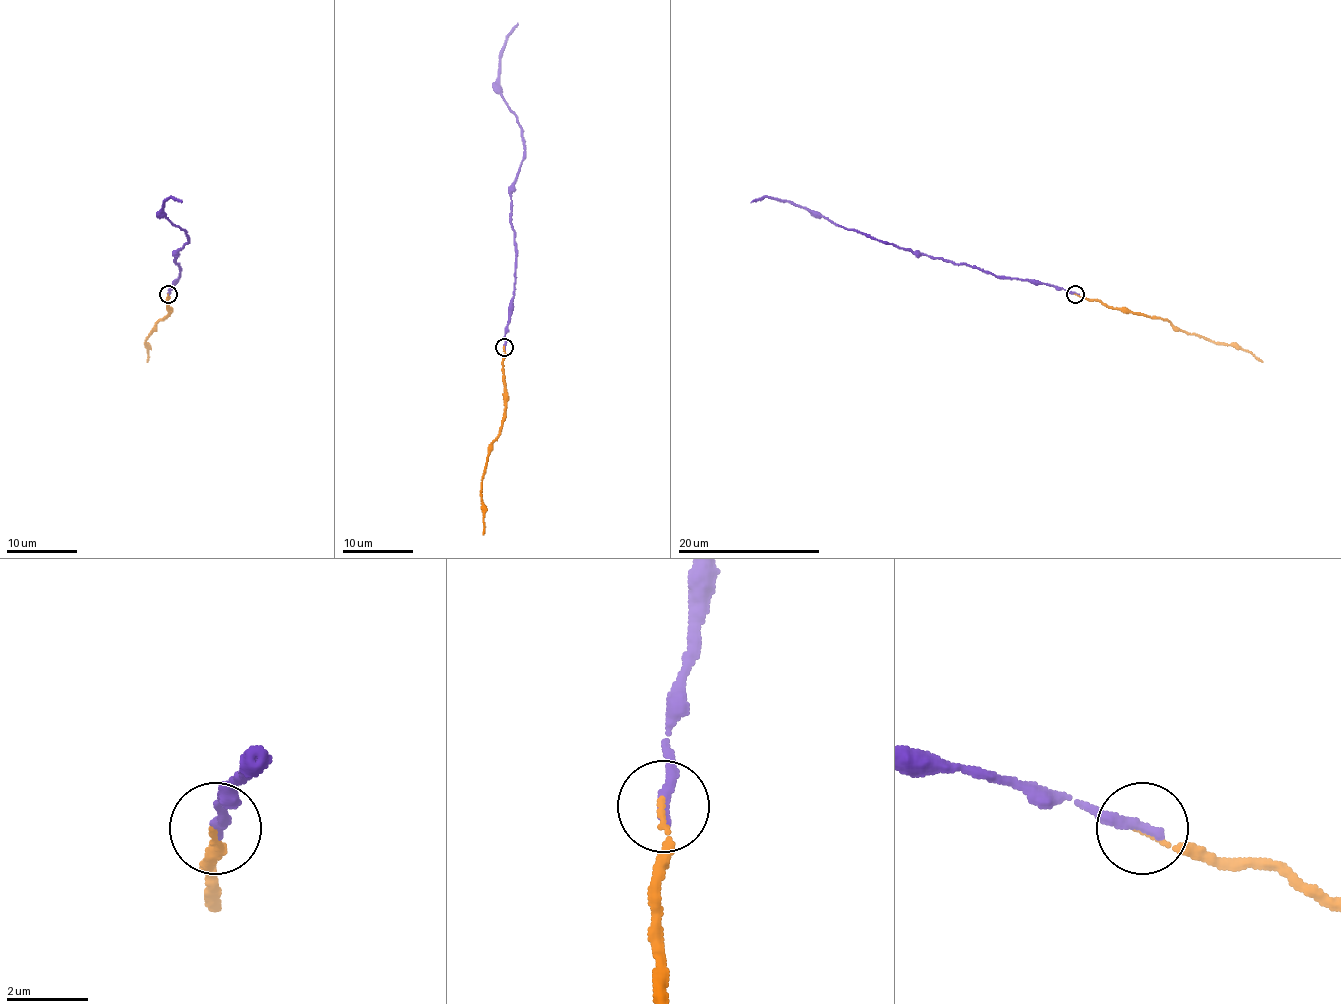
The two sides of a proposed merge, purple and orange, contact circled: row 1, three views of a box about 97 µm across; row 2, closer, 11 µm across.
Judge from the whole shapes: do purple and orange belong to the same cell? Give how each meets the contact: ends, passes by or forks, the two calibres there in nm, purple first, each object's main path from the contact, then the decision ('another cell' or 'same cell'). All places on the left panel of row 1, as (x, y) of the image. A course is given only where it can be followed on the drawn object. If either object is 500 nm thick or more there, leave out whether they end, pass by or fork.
purple ends | orange ends | 320/90 nm | purple via (168, 293), (179, 277), (175, 254), (188, 242), (181, 227), (165, 215), (163, 203), (170, 197), (181, 203) | orange via (168, 293), (168, 313), (145, 341), (147, 362) | same cell

